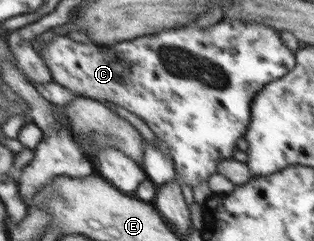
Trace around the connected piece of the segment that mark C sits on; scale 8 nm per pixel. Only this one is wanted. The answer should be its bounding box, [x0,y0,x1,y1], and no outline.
[40,18,296,186]

